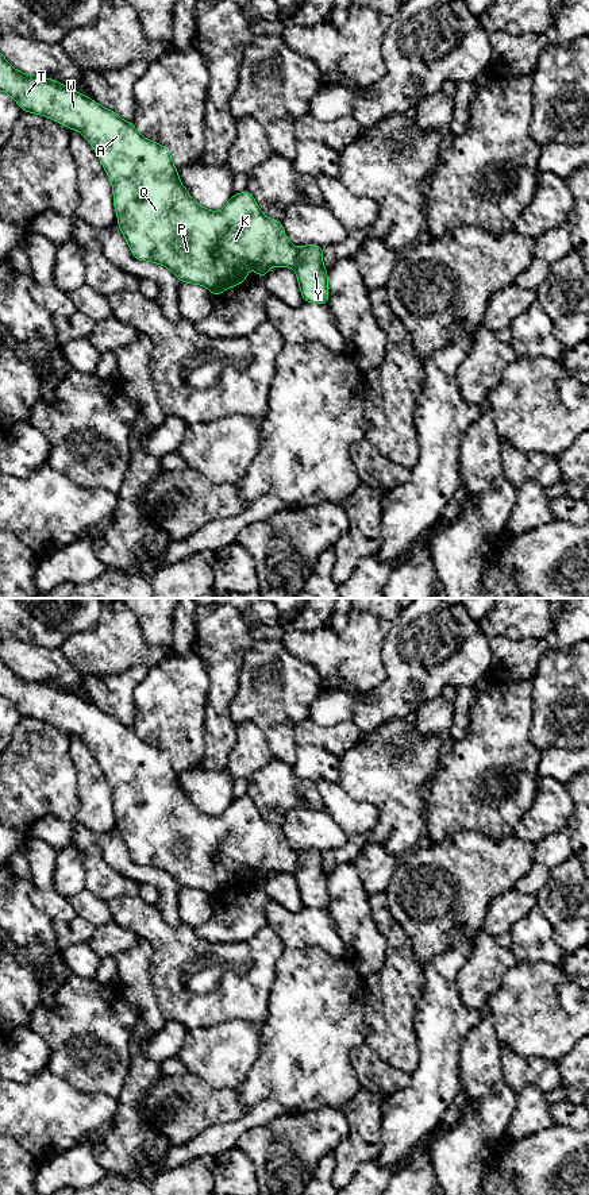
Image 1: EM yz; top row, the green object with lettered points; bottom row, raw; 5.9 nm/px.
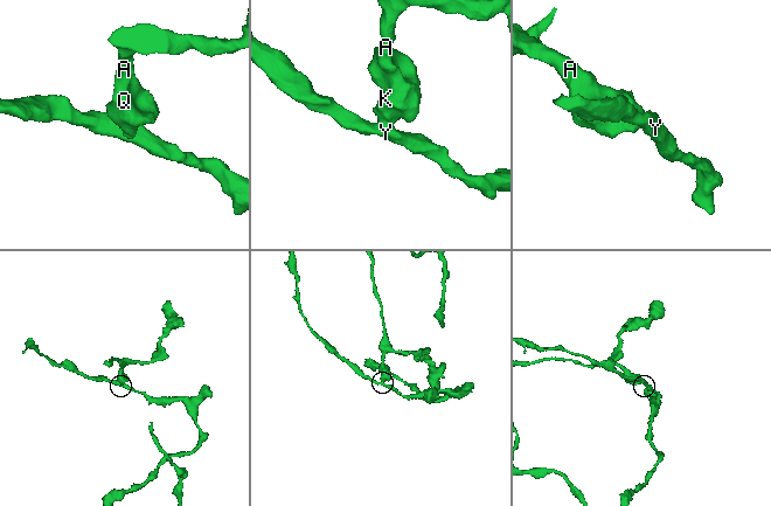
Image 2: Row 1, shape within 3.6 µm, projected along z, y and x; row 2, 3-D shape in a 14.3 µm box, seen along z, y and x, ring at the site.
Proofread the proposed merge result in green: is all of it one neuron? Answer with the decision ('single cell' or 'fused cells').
fused cells

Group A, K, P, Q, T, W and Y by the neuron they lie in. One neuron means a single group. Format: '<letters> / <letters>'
A K P Q T W / Y

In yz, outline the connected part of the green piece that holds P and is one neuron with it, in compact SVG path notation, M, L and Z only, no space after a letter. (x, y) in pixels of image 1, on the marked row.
M0 53L0 90L9 95L22 112L46 116L69 130L84 135L96 151L108 178L112 182L113 207L120 231L138 261L147 261L168 267L181 282L205 286L213 296L246 282L250 270L263 280L269 269L294 267L297 248L289 242L281 221L265 216L253 194L246 189L234 194L222 211L209 211L196 203L180 181L169 150L146 139L132 124L118 113L104 108L91 97L46 77L24 74L12 68Z

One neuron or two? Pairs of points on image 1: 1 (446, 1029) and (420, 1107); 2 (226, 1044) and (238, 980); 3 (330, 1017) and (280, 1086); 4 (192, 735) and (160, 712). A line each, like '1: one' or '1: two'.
1: one
2: two
3: one
4: one

